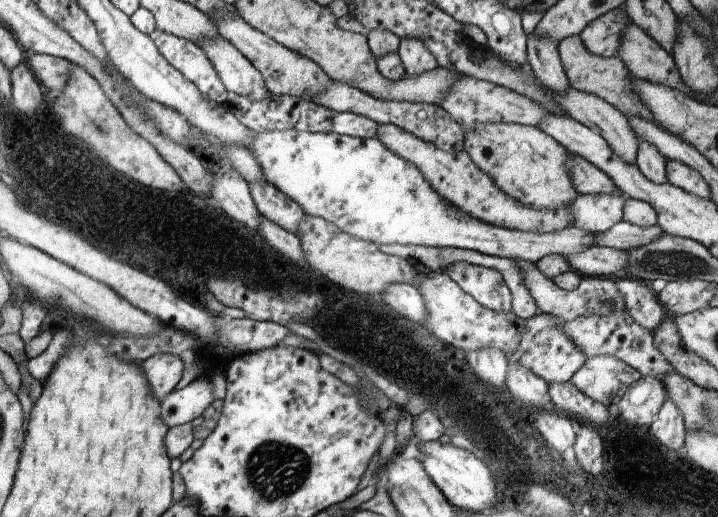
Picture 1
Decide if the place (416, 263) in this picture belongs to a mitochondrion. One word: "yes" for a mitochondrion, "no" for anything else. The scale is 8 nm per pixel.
no

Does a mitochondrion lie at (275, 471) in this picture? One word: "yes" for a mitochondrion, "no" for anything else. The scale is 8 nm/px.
yes

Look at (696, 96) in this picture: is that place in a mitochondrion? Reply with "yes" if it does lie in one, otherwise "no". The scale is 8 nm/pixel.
no

